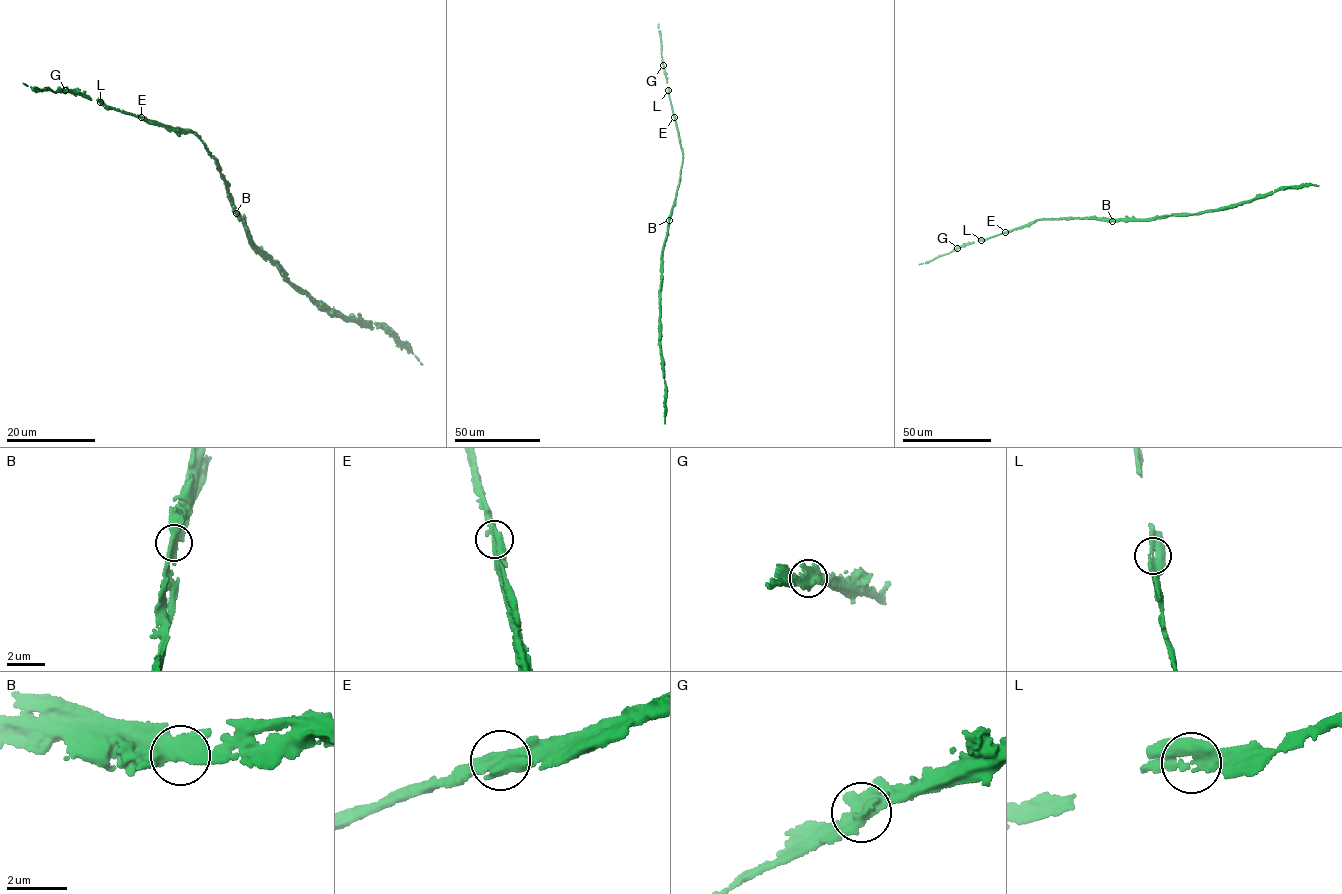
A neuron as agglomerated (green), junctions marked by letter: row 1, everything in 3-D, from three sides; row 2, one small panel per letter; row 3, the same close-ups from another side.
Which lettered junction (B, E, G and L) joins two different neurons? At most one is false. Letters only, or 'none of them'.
none of them

